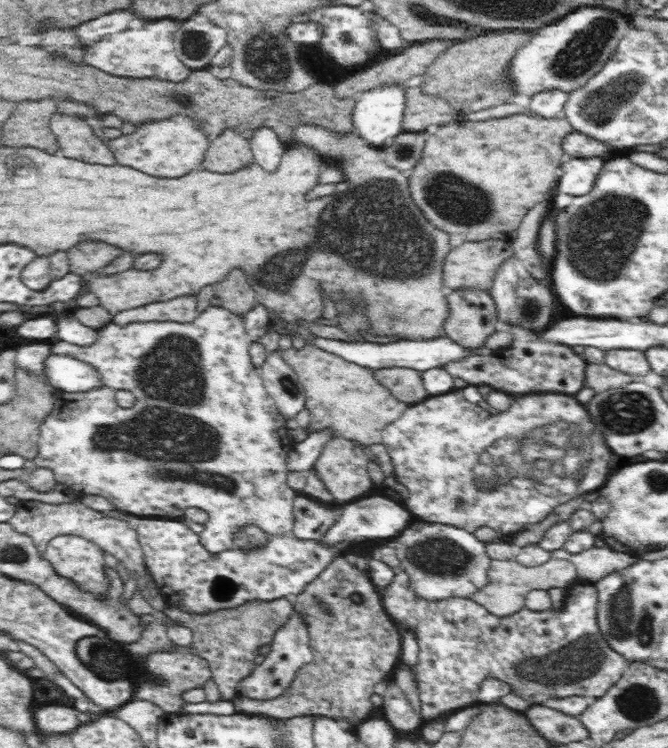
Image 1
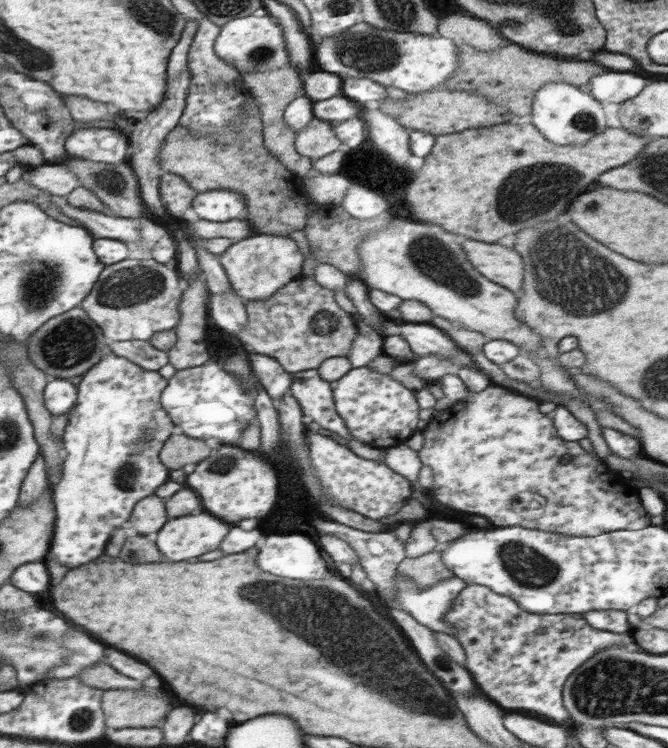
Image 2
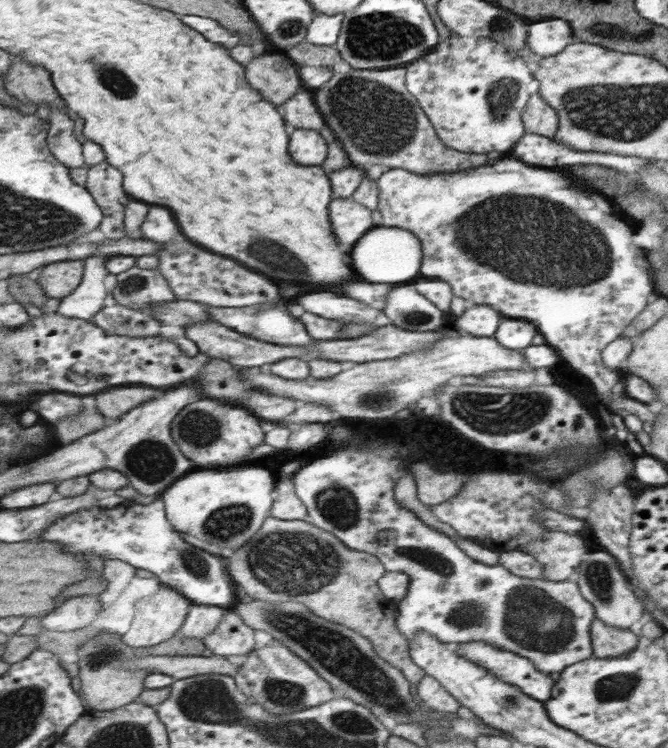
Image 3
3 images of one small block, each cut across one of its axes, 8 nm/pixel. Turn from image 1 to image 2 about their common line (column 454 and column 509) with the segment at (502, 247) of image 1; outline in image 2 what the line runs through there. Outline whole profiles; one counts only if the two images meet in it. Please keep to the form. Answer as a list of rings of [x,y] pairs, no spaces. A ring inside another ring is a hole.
[[[465,239],[462,248],[468,261],[488,280],[504,285],[504,288],[513,292],[523,290],[524,262],[516,250],[502,244],[489,244],[472,239]]]

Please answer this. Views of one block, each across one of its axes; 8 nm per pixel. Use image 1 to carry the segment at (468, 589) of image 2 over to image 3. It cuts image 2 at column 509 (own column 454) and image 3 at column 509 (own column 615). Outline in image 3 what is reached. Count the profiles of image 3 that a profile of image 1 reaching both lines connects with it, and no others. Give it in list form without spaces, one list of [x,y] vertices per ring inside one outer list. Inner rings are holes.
[[[484,642],[459,643],[459,648],[463,656],[483,665],[484,669],[490,670],[500,681],[515,684],[533,700],[542,702],[551,699],[555,682],[547,673],[537,669],[532,660]]]

